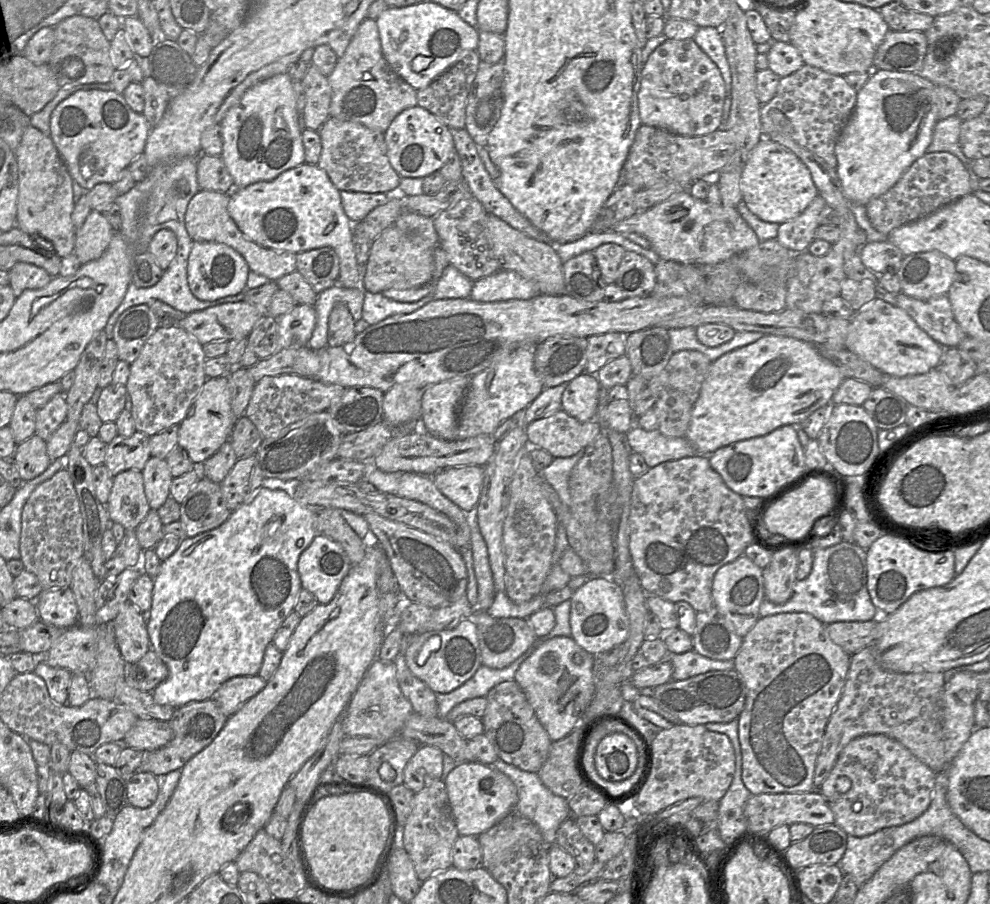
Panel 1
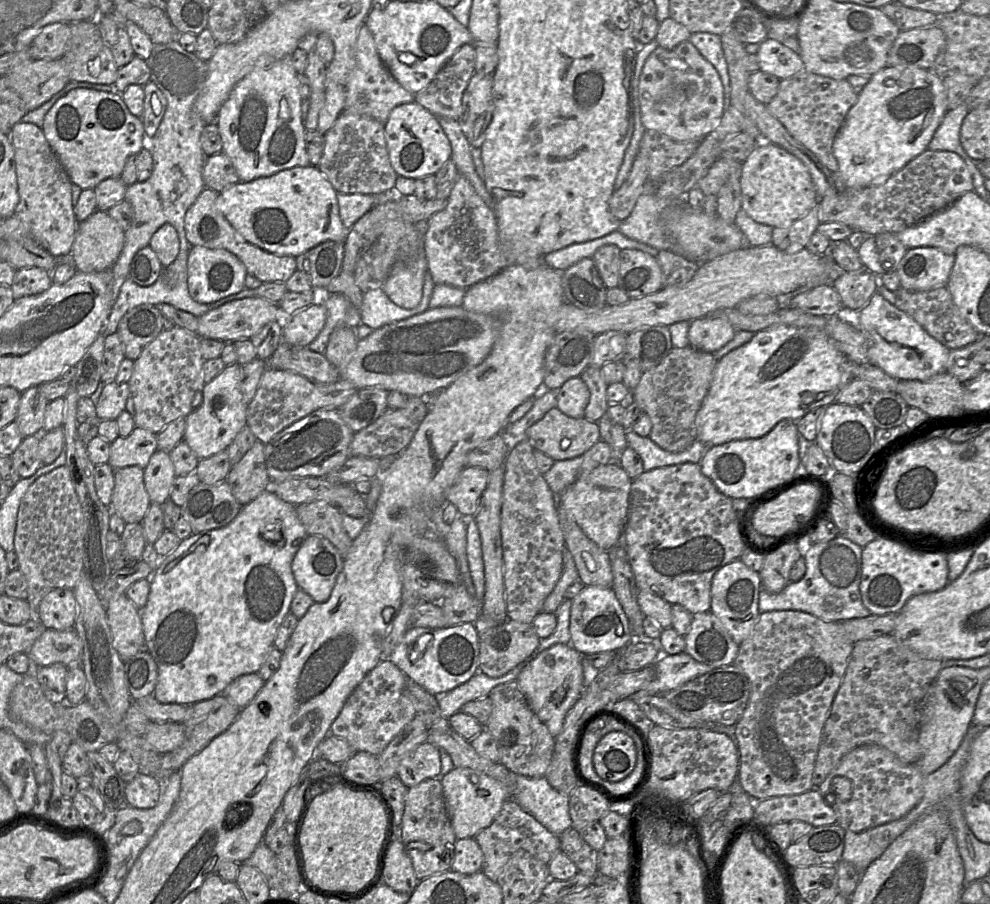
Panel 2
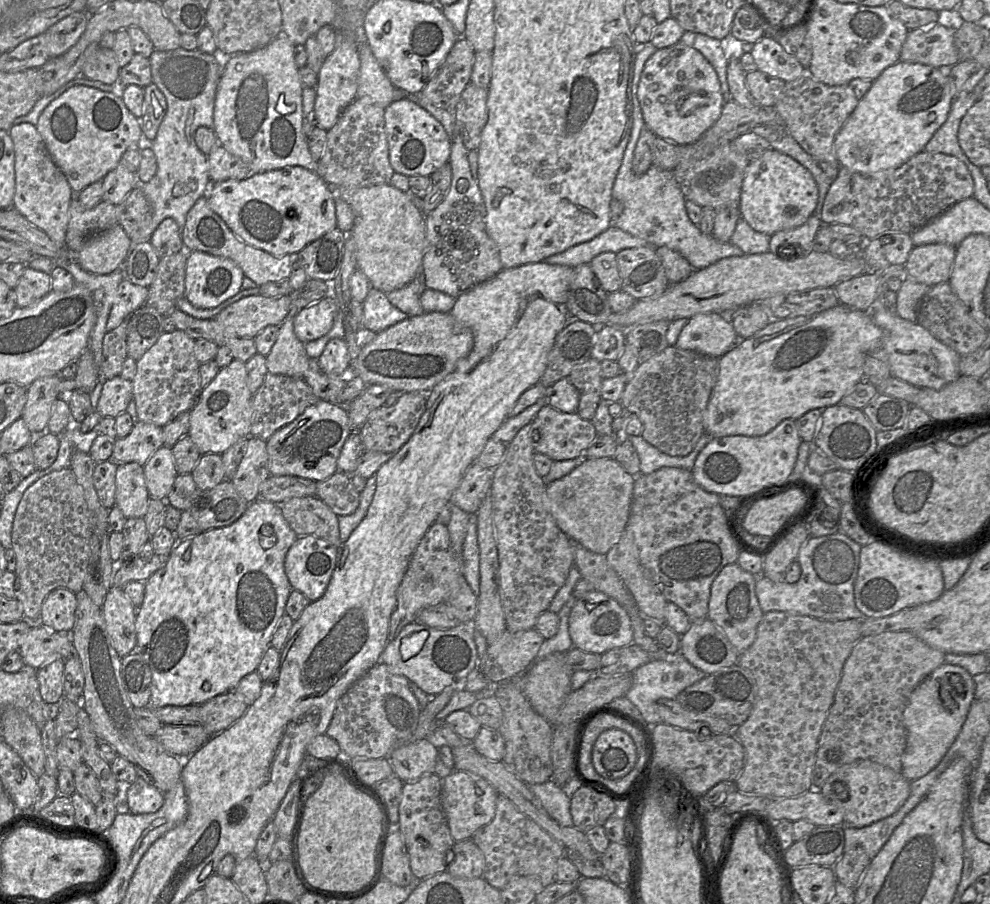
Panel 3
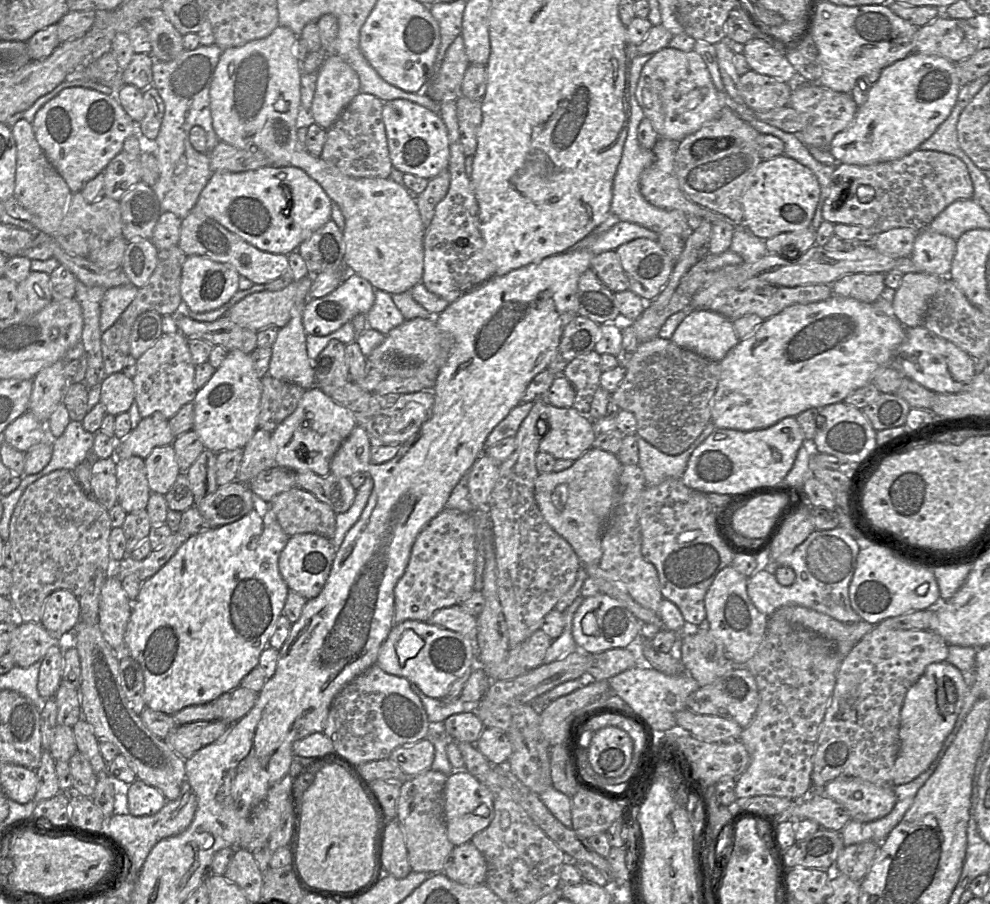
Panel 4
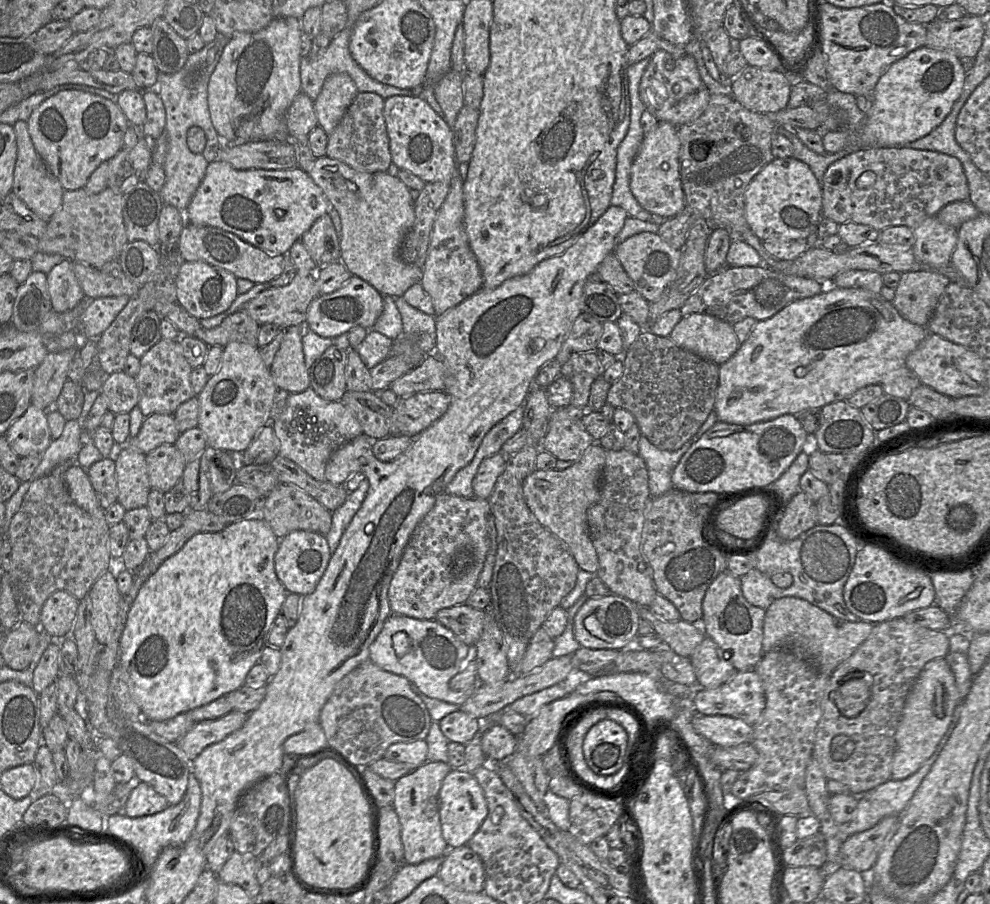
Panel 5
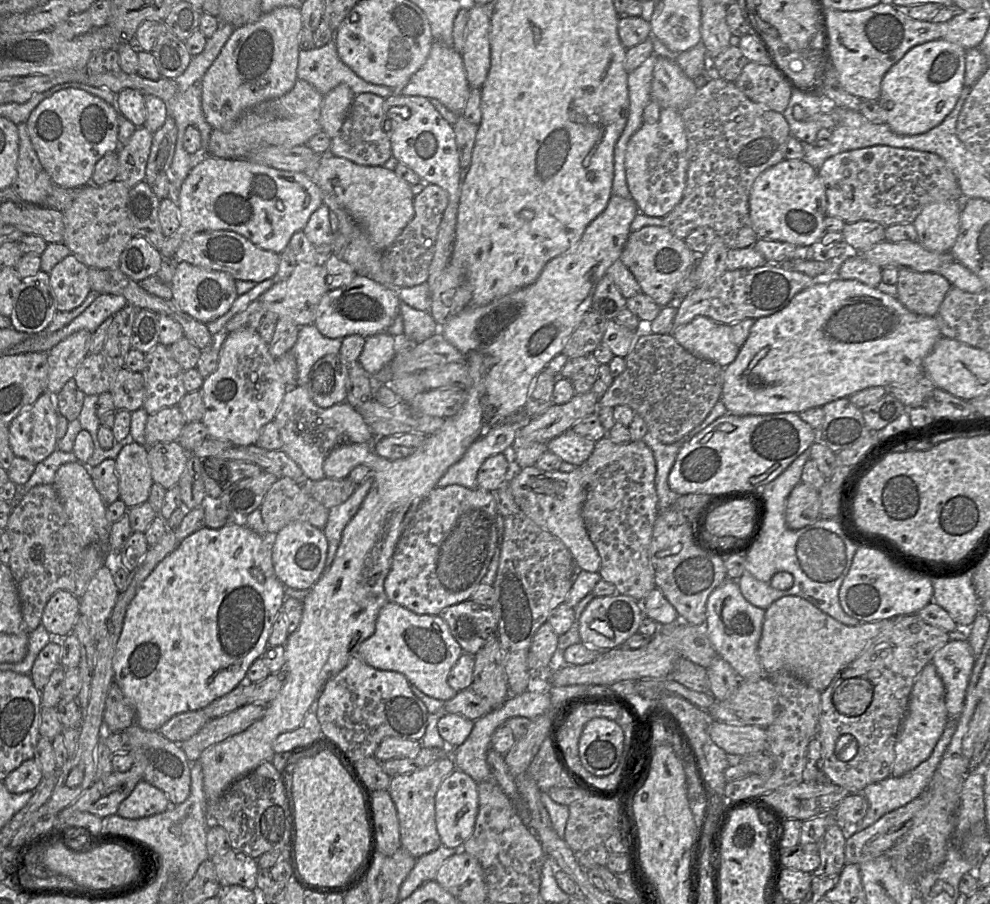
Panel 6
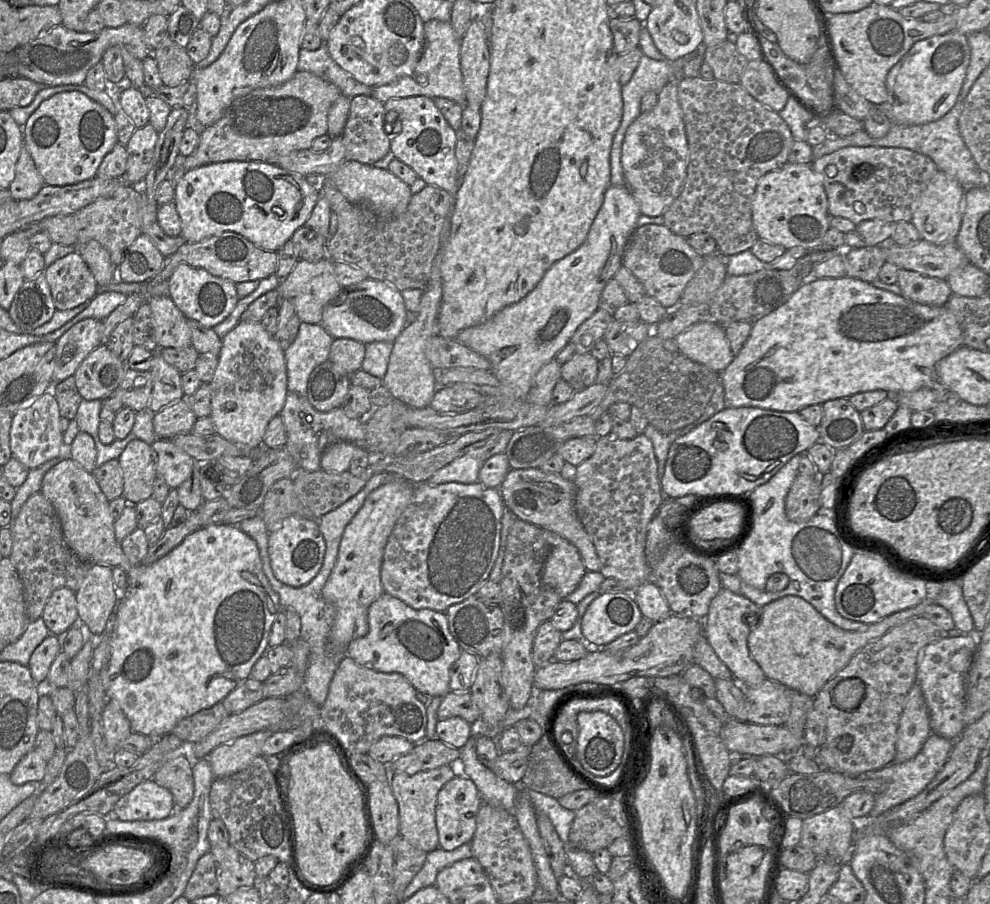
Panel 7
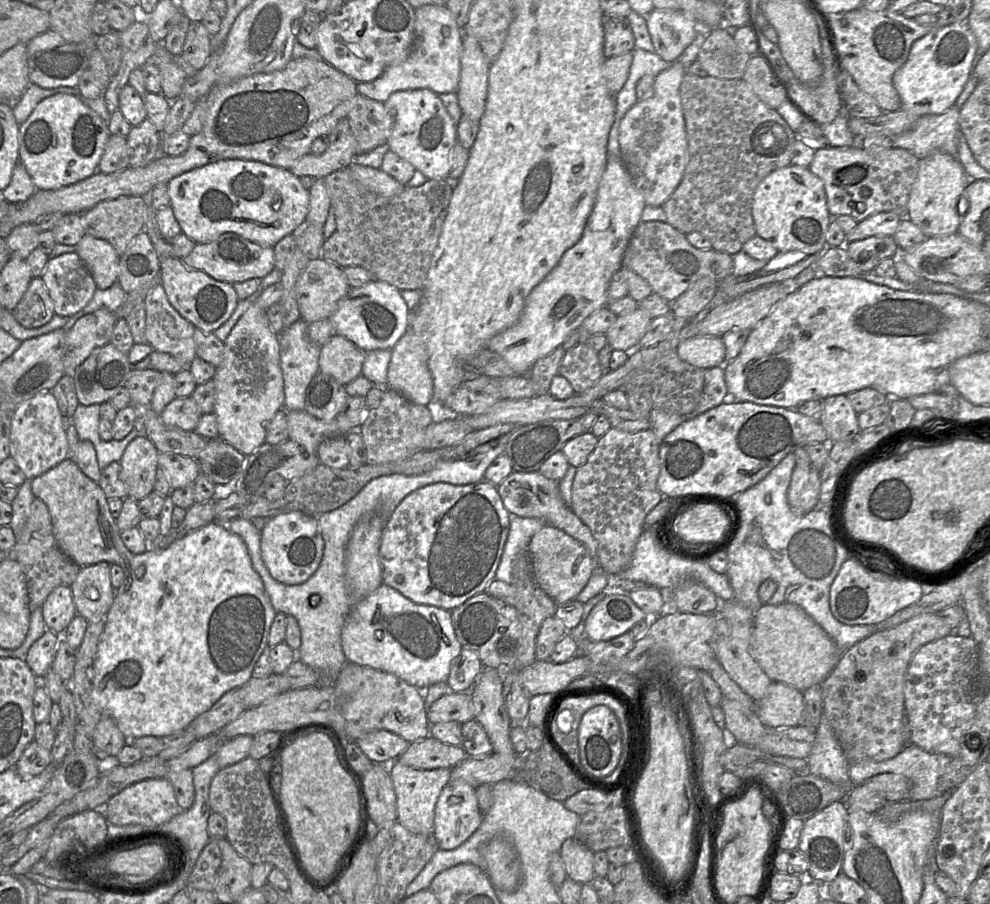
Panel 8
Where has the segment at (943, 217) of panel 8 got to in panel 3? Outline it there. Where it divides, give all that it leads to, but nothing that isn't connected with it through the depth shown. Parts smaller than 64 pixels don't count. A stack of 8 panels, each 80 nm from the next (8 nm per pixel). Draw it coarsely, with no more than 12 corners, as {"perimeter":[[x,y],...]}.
{"perimeter":[[914,246],[907,277],[928,286],[948,282],[955,249]]}

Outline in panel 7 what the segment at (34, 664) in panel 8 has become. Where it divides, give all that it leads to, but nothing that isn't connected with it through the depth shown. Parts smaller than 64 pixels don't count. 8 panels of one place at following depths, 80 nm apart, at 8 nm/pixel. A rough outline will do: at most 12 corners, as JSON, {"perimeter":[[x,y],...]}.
{"perimeter":[[65,634],[48,636],[32,653],[33,680],[46,686]]}

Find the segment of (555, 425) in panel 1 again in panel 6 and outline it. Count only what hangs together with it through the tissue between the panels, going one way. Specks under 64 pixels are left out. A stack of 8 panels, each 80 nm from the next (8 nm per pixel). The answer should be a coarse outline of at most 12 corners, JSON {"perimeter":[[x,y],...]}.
{"perimeter":[[568,429],[547,442],[548,451],[580,466],[596,441]]}

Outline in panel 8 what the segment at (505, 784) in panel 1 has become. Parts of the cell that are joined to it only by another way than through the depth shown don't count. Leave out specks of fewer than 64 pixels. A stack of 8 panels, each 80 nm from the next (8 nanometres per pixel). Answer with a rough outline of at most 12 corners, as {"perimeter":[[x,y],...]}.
{"perimeter":[[450,781],[434,811],[438,849],[462,845],[481,825],[475,788]]}

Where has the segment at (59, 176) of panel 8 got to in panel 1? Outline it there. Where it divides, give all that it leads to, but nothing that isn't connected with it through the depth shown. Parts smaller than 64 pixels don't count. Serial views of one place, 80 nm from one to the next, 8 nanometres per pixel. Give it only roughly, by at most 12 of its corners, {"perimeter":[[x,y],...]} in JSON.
{"perimeter":[[79,90],[50,138],[85,191],[115,183],[151,131],[114,90]]}

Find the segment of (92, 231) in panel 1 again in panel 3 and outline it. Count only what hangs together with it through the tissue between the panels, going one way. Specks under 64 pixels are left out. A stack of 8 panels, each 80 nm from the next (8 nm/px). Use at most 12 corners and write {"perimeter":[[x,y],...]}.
{"perimeter":[[115,225],[89,236],[74,257],[84,271],[123,267],[130,242]]}

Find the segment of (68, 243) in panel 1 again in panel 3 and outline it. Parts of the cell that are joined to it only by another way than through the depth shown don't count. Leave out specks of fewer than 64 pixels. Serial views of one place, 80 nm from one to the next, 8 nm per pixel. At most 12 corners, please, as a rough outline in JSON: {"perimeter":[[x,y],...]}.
{"perimeter":[[13,125],[12,208],[58,248],[72,189],[34,125]]}

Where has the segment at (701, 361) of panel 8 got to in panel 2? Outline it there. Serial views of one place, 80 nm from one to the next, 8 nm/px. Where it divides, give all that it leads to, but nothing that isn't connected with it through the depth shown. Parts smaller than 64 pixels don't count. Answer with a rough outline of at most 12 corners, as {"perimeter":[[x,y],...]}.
{"perimeter":[[724,317],[690,321],[689,346],[712,353],[736,331]]}

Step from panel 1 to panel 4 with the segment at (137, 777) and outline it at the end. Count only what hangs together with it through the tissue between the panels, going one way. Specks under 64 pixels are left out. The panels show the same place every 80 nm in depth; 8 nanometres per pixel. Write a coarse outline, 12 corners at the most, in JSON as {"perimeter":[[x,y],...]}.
{"perimeter":[[140,779],[131,783],[129,814],[155,815],[167,802],[157,788]]}

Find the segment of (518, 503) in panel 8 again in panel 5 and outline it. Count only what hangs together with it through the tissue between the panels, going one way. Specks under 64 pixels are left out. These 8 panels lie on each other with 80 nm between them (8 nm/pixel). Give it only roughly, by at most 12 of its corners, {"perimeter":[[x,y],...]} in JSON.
{"perimeter":[[594,443],[569,468],[535,469],[524,499],[598,570],[586,512],[599,498],[606,450]]}

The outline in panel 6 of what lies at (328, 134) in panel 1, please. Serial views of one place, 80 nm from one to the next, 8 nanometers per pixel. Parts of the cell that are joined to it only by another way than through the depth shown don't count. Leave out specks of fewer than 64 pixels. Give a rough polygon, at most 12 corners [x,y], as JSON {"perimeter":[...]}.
{"perimeter":[[355,95],[331,155],[364,166],[392,156],[384,98]]}

